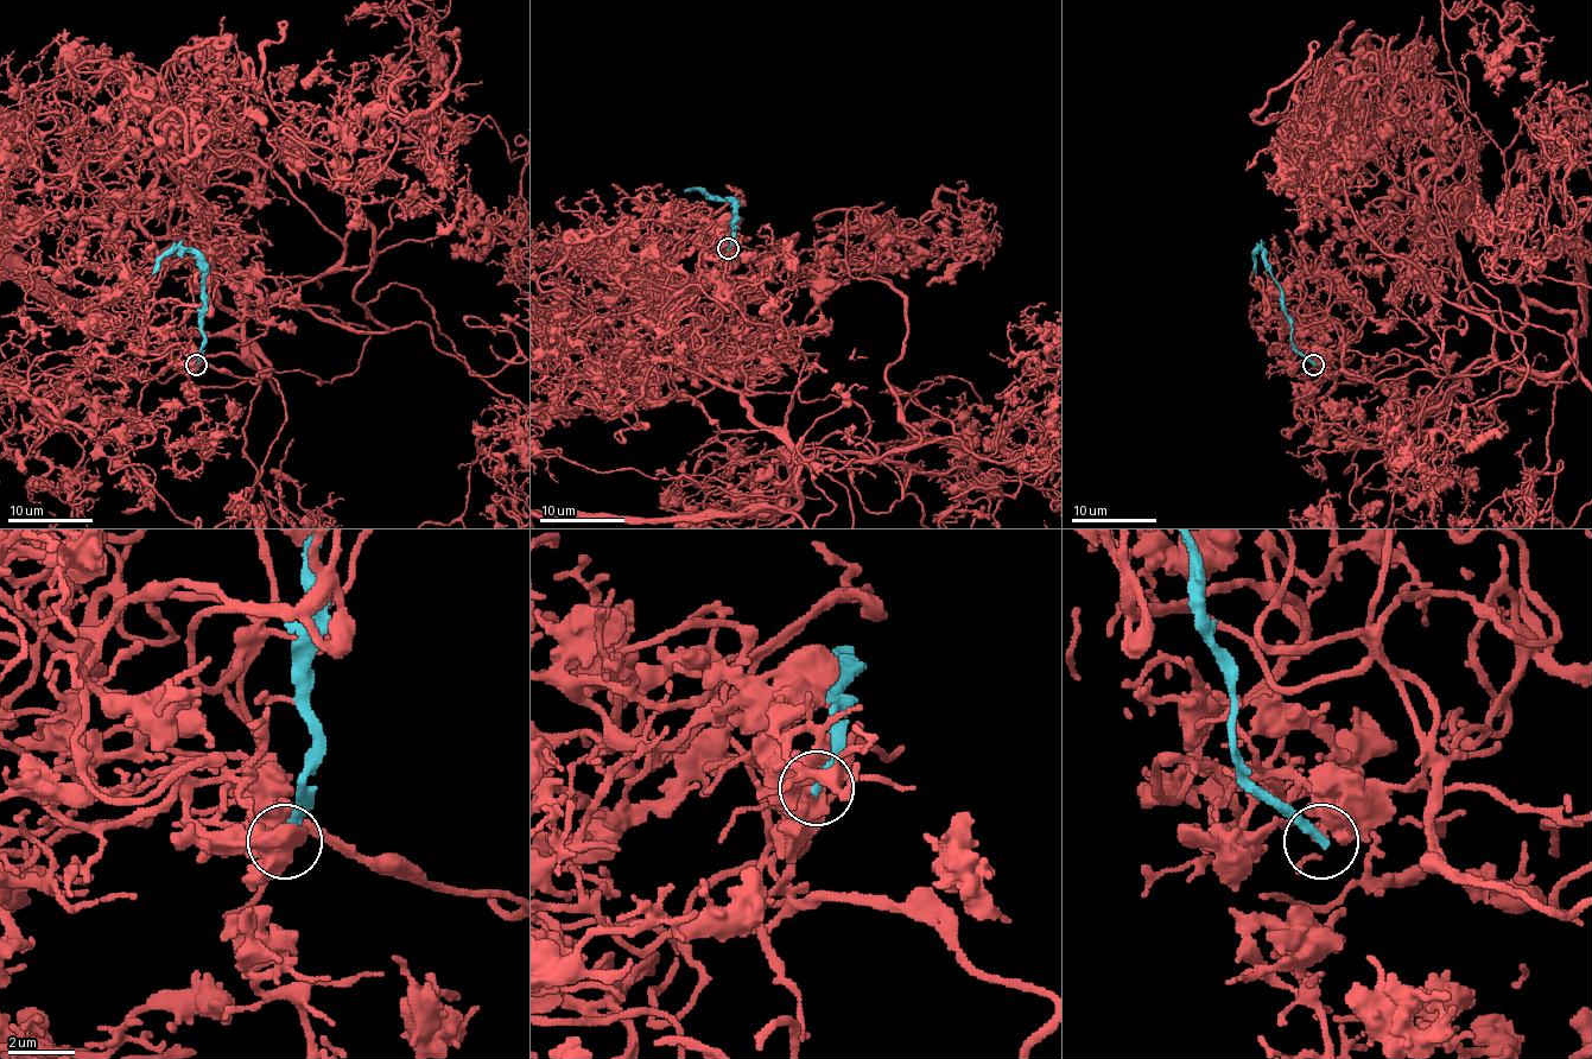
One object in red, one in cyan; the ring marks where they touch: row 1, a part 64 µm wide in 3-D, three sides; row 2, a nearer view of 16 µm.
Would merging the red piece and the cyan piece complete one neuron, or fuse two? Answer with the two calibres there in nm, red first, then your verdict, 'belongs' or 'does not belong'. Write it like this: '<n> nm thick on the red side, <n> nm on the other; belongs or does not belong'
460 nm thick on the red side, 280 nm on the other; does not belong

